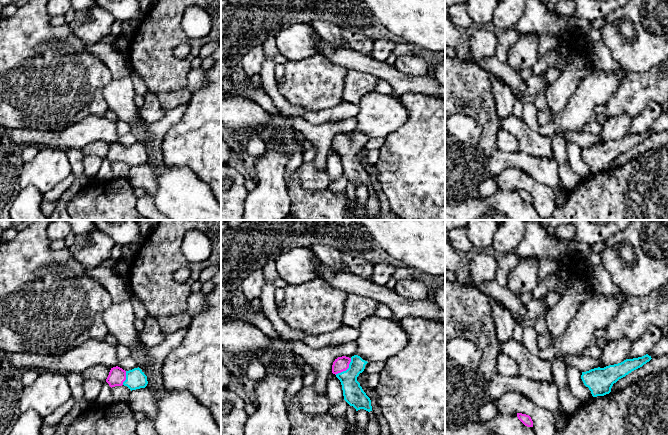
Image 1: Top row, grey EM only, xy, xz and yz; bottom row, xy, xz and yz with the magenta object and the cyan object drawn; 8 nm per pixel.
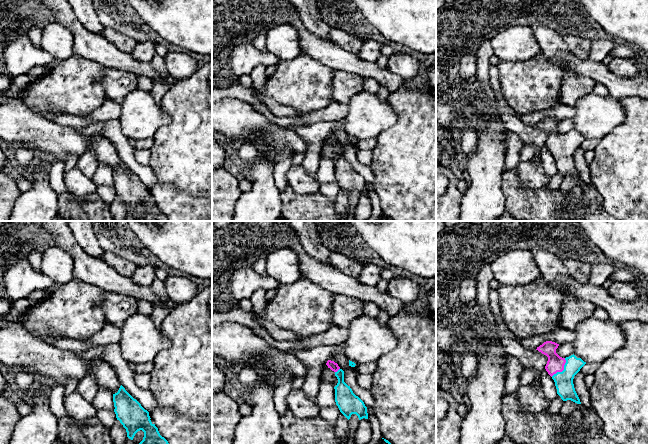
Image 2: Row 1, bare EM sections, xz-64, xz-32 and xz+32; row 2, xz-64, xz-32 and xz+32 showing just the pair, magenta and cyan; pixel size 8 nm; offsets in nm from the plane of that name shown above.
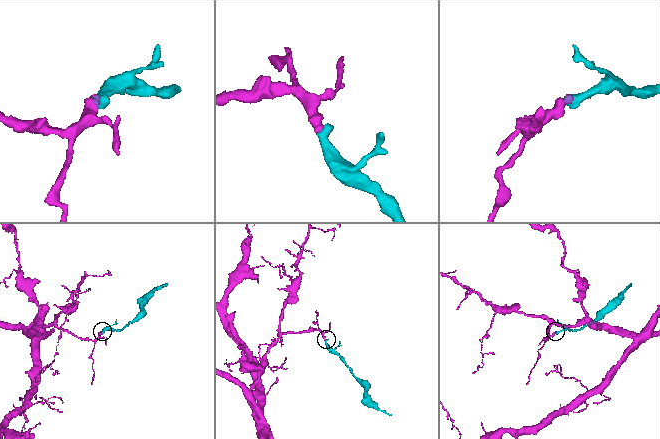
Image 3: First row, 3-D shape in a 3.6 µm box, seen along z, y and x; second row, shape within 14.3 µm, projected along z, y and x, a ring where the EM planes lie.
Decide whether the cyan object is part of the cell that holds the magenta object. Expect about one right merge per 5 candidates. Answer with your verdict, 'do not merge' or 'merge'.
merge

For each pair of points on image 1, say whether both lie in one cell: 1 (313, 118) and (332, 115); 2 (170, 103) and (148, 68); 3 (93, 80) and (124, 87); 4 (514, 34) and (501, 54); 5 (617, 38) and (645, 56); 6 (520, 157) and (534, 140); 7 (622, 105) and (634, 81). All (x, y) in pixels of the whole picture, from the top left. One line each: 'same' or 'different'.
1: same
2: different
3: different
4: same
5: same
6: different
7: same

